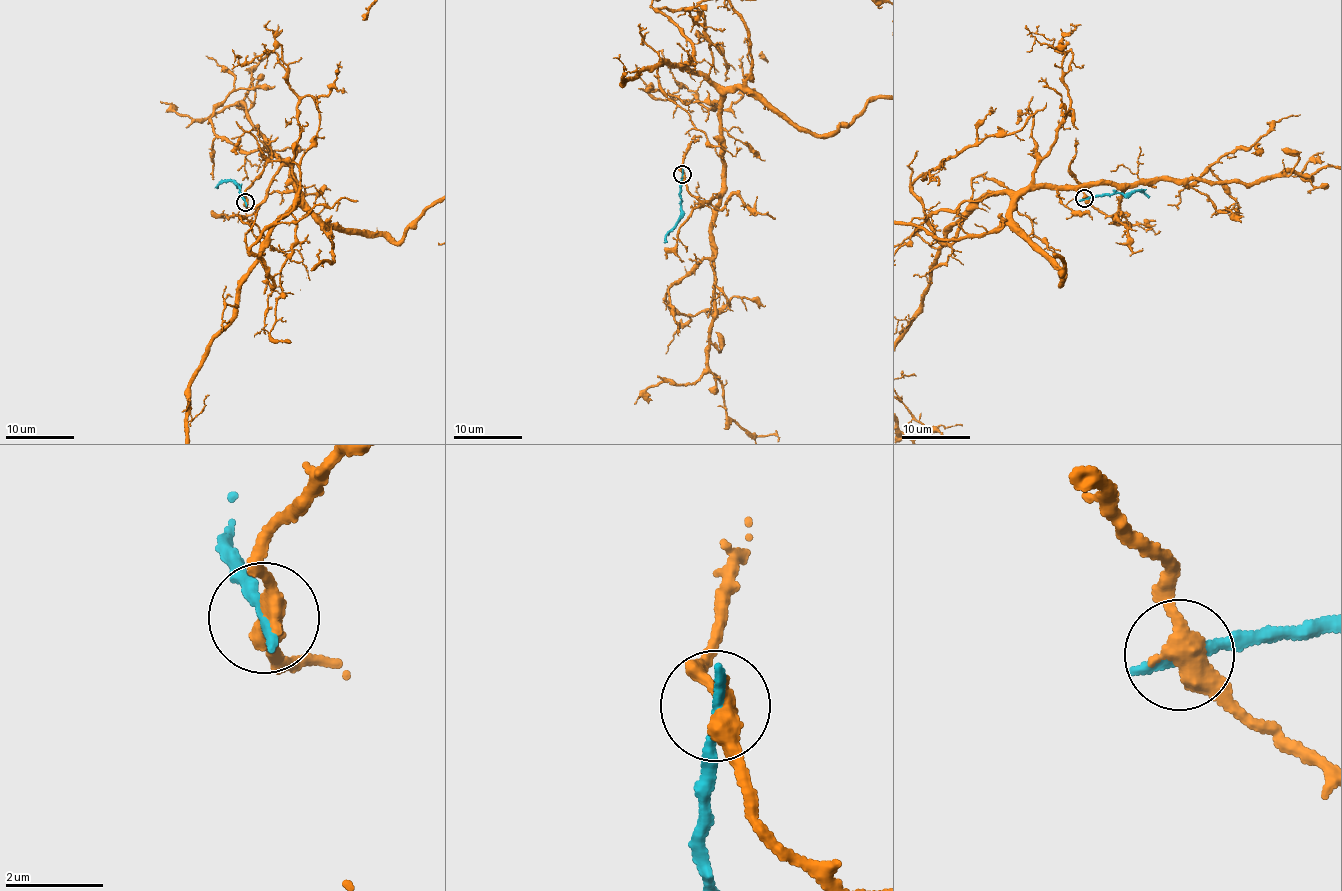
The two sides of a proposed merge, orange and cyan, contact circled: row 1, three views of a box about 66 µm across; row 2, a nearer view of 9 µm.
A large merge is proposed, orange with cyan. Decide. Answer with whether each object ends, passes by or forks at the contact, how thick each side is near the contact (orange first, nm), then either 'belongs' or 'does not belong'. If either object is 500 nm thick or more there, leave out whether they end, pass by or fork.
orange passes by | cyan ends | 440/280 nm | does not belong

